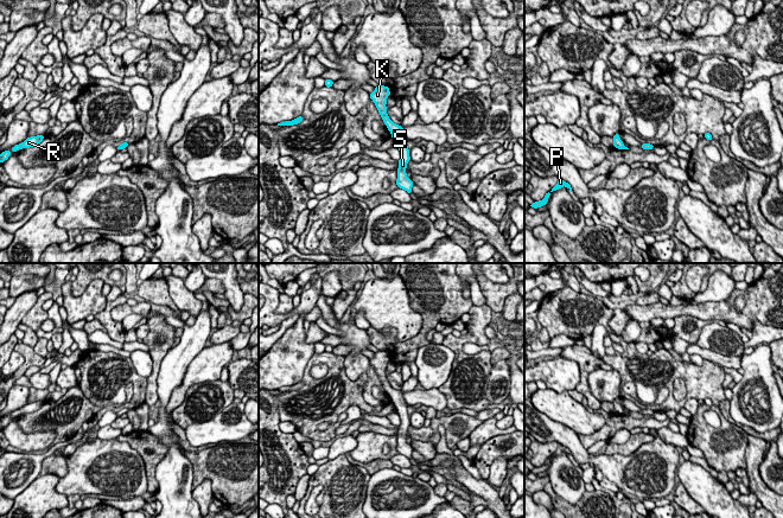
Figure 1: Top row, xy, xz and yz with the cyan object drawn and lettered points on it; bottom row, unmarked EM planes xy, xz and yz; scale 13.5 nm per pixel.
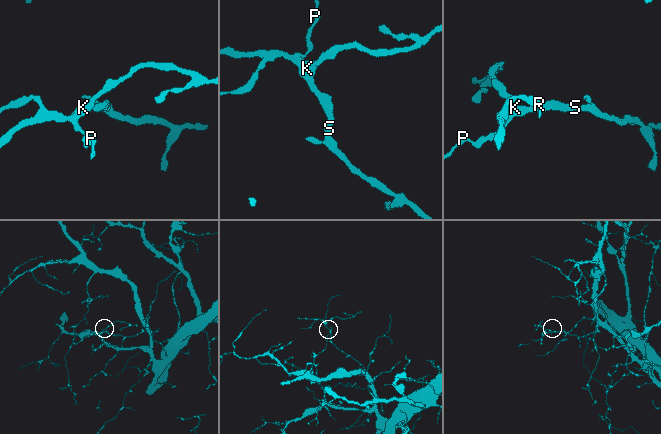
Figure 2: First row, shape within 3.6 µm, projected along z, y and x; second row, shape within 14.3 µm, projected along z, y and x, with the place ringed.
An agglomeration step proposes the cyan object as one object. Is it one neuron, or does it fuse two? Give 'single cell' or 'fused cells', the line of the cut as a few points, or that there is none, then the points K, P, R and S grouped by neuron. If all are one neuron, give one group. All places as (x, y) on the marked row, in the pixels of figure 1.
single cell | no cut | K P R S

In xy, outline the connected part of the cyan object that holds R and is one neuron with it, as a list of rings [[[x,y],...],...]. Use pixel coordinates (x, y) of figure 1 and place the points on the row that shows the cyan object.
[[[37,135],[37,136],[27,138],[24,142],[15,145],[11,149],[13,152],[17,152],[17,151],[23,149],[23,148],[34,147],[43,141],[44,136],[45,135]]]

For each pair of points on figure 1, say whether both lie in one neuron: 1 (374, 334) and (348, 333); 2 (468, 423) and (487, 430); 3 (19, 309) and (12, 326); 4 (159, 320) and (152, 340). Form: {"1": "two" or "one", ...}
{"1": "two", "2": "two", "3": "one", "4": "one"}

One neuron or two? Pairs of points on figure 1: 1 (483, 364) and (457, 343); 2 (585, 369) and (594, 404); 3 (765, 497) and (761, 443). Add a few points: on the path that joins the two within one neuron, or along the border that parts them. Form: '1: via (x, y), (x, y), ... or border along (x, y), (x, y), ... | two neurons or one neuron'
1: via (475, 364), (470, 364), (458, 351) | one neuron
2: via (584, 377), (584, 389), (589, 396) | one neuron
3: via (756, 484), (755, 456) | one neuron

